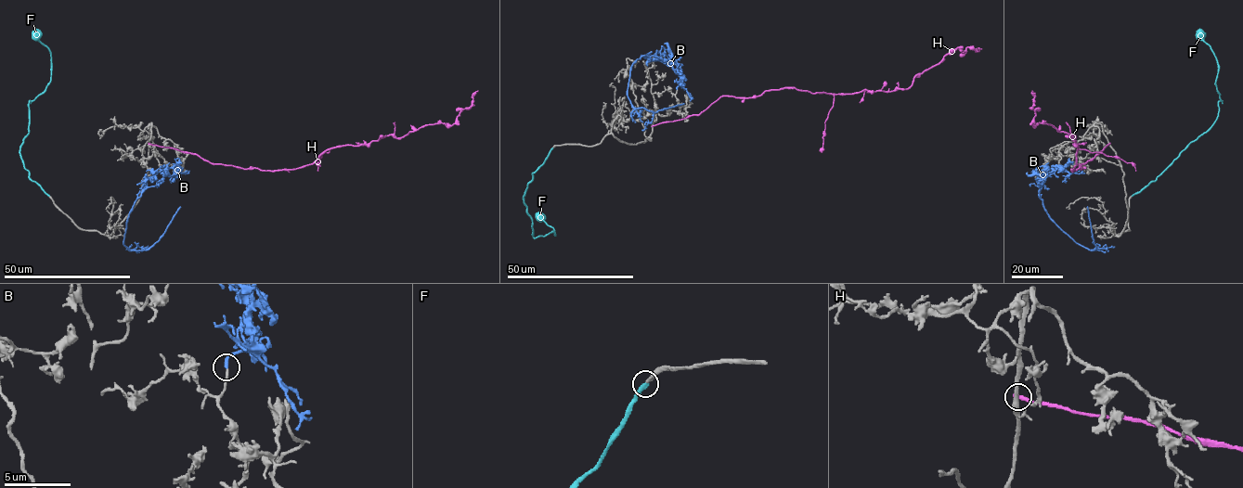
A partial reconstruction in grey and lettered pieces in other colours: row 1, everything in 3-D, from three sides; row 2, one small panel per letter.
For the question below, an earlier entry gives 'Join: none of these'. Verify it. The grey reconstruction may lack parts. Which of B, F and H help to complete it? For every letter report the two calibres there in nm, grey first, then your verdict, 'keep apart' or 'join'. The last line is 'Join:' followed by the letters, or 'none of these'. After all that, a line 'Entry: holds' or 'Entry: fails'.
B: 180/220 nm | keep apart
F: 260/300 nm | join
H: 360/280 nm | keep apart
Join: F
Entry: fails

